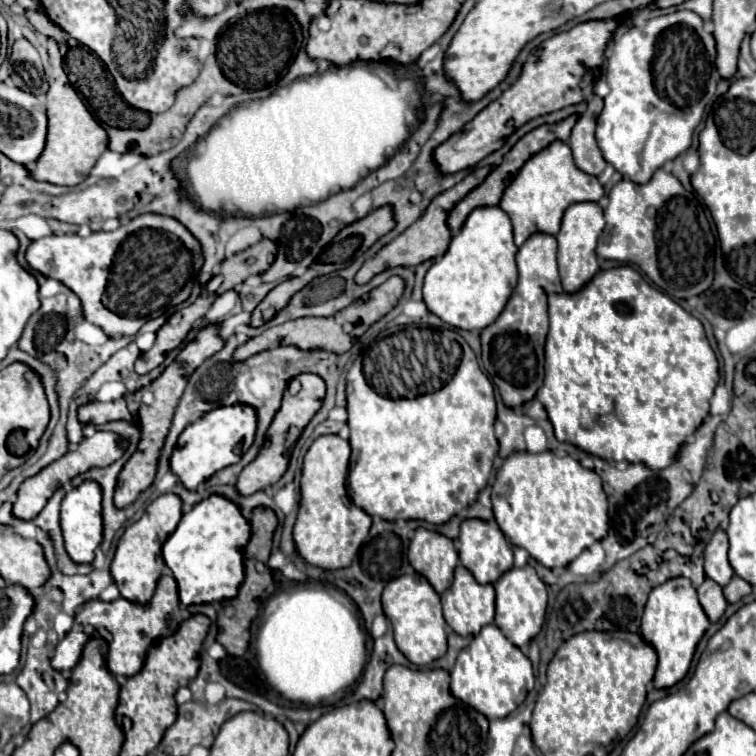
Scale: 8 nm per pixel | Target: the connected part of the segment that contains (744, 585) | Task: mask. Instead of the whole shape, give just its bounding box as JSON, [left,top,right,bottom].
[724,576,752,602]

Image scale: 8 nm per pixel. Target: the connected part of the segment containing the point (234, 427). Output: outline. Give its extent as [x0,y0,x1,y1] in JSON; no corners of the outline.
[170,404,256,490]

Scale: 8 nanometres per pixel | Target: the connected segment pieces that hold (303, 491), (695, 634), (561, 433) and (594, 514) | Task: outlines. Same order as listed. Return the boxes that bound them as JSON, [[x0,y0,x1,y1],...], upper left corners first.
[[294,434,372,570],[640,576,710,688],[536,266,718,468],[492,452,608,568]]

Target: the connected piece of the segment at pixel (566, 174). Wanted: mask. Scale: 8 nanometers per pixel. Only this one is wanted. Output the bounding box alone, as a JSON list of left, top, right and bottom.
[500,142,604,246]

